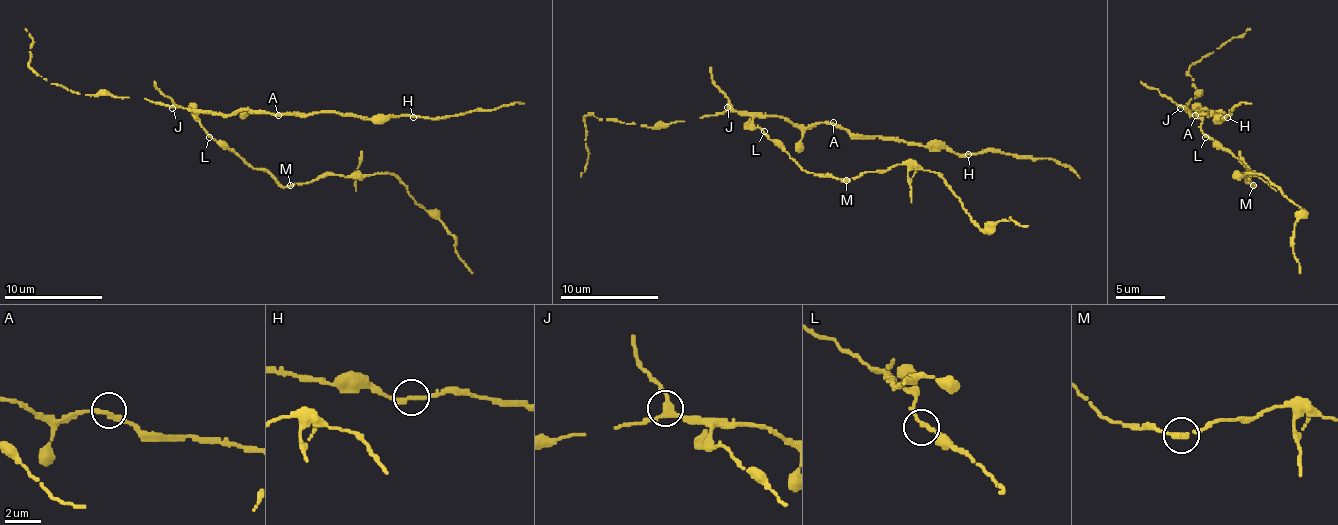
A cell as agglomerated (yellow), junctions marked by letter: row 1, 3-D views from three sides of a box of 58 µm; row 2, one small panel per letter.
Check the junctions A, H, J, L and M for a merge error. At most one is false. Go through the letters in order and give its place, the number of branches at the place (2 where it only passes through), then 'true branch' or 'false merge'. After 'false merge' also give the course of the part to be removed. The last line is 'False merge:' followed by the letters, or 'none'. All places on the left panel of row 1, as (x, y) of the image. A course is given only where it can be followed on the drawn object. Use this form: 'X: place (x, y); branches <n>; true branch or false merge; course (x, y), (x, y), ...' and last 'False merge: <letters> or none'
A: place (278, 115); branches 2; true branch
H: place (413, 117); branches 2; true branch
J: place (172, 108); branches 3; true branch
L: place (209, 137); branches 2; true branch
M: place (290, 185); branches 2; true branch
False merge: none

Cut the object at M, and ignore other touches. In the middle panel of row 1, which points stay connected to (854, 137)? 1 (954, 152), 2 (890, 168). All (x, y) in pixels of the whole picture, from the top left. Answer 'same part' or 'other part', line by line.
1: same part
2: other part

